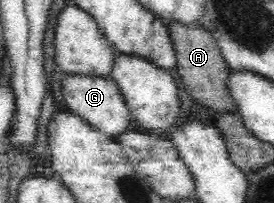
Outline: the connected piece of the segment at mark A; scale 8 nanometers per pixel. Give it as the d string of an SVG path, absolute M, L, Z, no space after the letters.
M171 20L165 22L165 25L168 28L173 53L175 53L175 68L173 70L181 76L181 84L183 84L184 90L187 90L197 102L201 102L201 104L205 104L213 110L227 112L229 106L231 106L229 95L226 92L227 86L225 86L227 66L213 35L199 22L187 25Z

